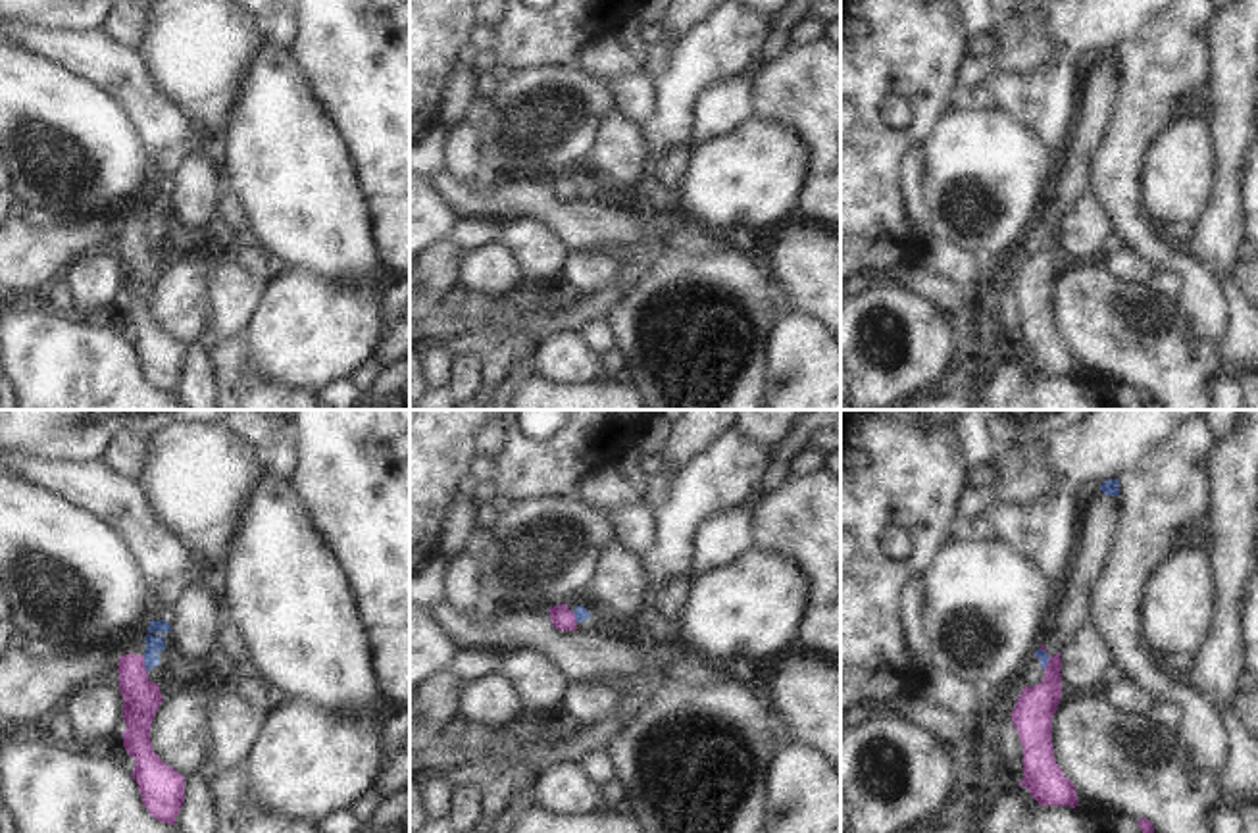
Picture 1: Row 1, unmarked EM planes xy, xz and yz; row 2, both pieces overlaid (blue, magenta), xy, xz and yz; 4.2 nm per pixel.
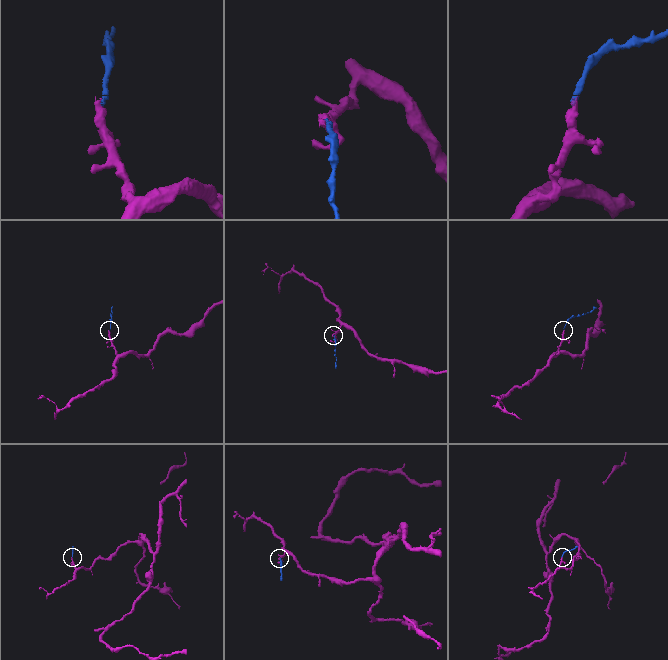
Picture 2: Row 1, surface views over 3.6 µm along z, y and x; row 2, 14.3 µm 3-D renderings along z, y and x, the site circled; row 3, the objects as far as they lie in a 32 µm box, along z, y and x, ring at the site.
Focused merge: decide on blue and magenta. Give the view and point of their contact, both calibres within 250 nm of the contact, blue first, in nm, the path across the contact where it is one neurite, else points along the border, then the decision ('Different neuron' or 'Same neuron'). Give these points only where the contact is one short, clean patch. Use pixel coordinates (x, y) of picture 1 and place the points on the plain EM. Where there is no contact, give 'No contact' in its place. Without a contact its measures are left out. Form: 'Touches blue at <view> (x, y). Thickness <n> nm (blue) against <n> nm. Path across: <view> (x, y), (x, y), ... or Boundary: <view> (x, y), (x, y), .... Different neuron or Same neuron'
Touches blue at xy (145, 233). Thickness 80 nm (blue) against 150 nm. Boundary: xy (143, 224), (147, 241). Different neuron.

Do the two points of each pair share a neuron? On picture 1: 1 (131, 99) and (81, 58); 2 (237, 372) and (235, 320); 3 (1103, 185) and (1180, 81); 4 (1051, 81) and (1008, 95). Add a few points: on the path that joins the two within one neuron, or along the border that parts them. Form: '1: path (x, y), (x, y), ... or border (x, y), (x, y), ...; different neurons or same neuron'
1: path (120, 87), (93, 60); same neuron
2: border (239, 333), (220, 339); different neurons
3: path (1116, 160), (1128, 133), (1155, 106); same neuron
4: path (1041, 91), (1037, 95), (1018, 95); same neuron

